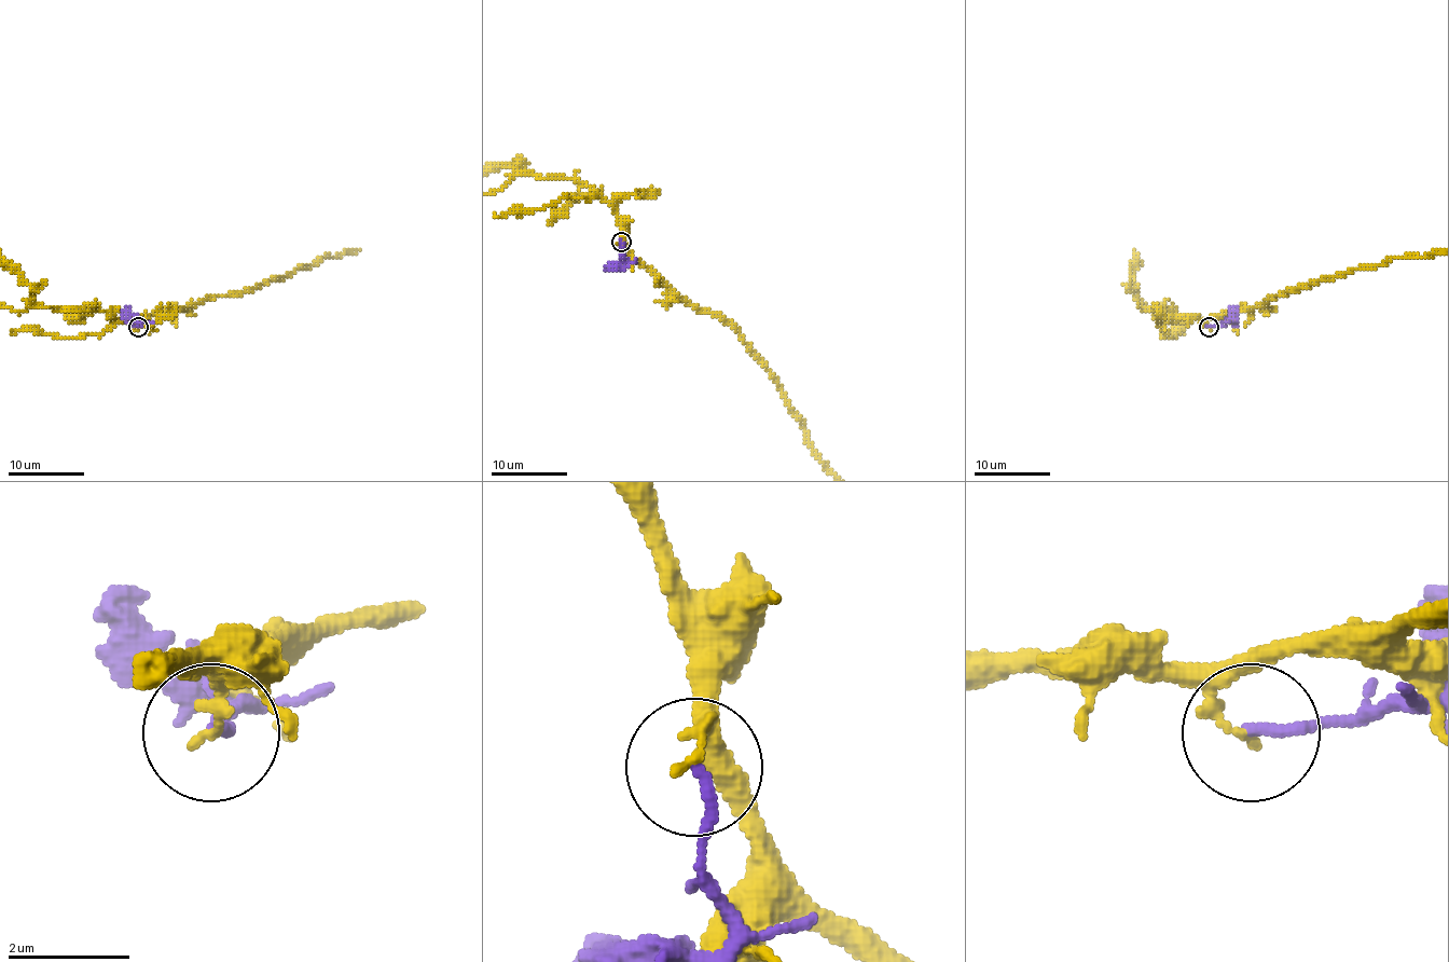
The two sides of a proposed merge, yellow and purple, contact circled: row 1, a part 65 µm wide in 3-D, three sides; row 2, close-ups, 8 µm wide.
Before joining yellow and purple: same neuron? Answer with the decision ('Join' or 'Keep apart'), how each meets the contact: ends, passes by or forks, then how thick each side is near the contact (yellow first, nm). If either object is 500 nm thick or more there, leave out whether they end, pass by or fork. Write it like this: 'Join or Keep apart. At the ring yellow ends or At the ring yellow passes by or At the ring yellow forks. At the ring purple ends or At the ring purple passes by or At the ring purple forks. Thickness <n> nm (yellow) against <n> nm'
Keep apart. At the ring yellow ends. At the ring purple ends. Thickness 190 nm (yellow) against 180 nm

